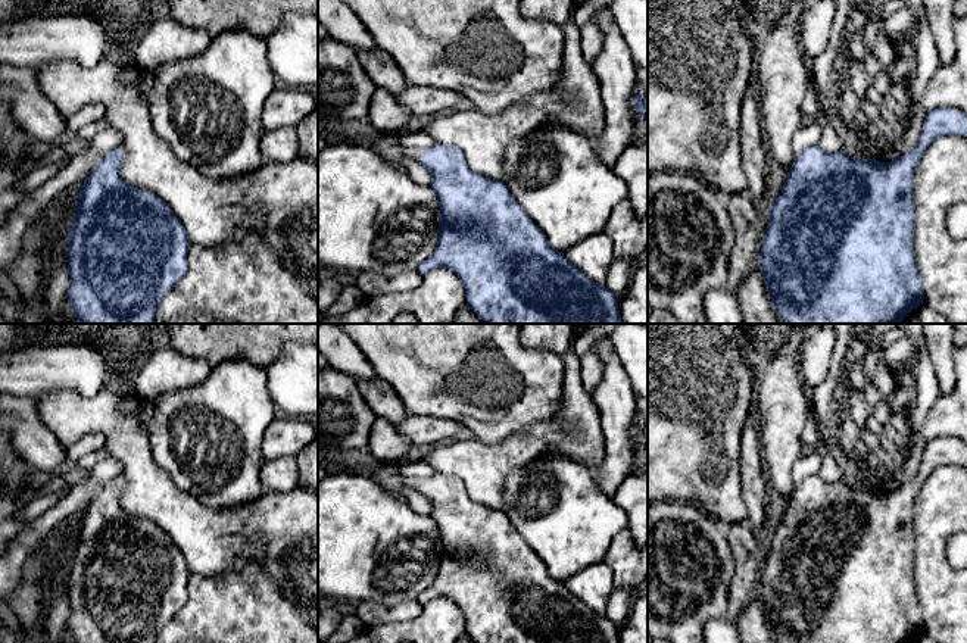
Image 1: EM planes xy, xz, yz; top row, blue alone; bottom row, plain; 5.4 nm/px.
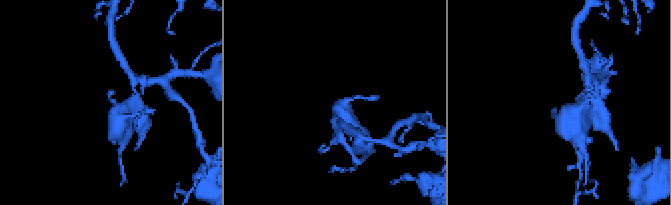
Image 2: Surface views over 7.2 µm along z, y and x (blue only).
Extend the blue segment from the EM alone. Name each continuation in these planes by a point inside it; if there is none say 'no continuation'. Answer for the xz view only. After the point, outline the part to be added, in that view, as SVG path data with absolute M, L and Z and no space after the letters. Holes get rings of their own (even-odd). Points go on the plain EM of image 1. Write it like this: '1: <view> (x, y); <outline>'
1: xz (415, 484); M402 477L403 486L418 493L421 491L422 481L424 481L422 478L403 478Z

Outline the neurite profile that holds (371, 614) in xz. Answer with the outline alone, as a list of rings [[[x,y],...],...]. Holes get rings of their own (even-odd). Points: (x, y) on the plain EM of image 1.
[[[374,600],[356,603],[353,612],[365,628],[378,627],[387,622],[402,622],[417,618],[422,611],[418,600],[408,600],[387,606]]]

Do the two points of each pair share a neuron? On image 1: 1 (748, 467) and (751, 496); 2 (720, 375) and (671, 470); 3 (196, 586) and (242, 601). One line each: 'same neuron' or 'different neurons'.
1: same neuron
2: same neuron
3: same neuron

